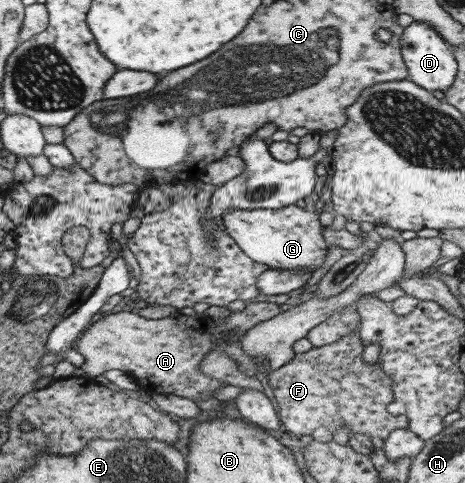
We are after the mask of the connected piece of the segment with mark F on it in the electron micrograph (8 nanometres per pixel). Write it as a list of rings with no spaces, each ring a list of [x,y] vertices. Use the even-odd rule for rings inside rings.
[[[358,329],[354,330],[350,332],[350,334],[344,334],[344,336],[338,338],[337,342],[322,346],[320,348],[309,349],[303,354],[295,354],[290,362],[286,362],[286,364],[283,364],[282,366],[280,366],[280,368],[271,371],[265,378],[265,381],[268,382],[268,386],[270,386],[272,394],[274,395],[273,400],[276,401],[276,404],[278,404],[278,407],[276,408],[278,410],[277,418],[288,432],[292,432],[292,434],[296,435],[310,435],[315,428],[318,428],[318,426],[324,426],[324,428],[327,428],[331,432],[331,434],[335,434],[336,430],[339,427],[346,426],[349,431],[349,436],[352,436],[354,433],[357,432],[358,434],[364,434],[364,436],[368,436],[369,438],[372,438],[373,436],[378,436],[378,438],[384,440],[386,439],[386,437],[388,437],[388,433],[390,433],[391,430],[408,426],[407,419],[402,414],[392,415],[388,411],[388,407],[393,399],[393,394],[391,390],[391,378],[382,370],[382,368],[380,368],[380,364],[377,364],[377,362],[374,362],[374,364],[366,364],[362,360],[361,353],[364,347],[362,347],[362,340],[360,340],[358,332]]]

